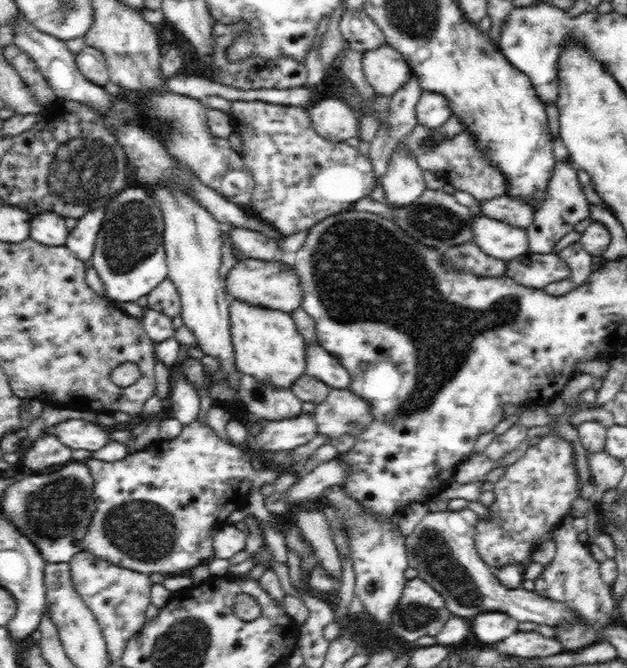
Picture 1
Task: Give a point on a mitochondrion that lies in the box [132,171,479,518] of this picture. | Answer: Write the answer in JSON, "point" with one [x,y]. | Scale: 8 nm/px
{"point":[435,221]}

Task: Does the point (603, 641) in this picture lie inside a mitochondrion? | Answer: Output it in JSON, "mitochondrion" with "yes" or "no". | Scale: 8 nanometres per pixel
{"mitochondrion":"no"}

